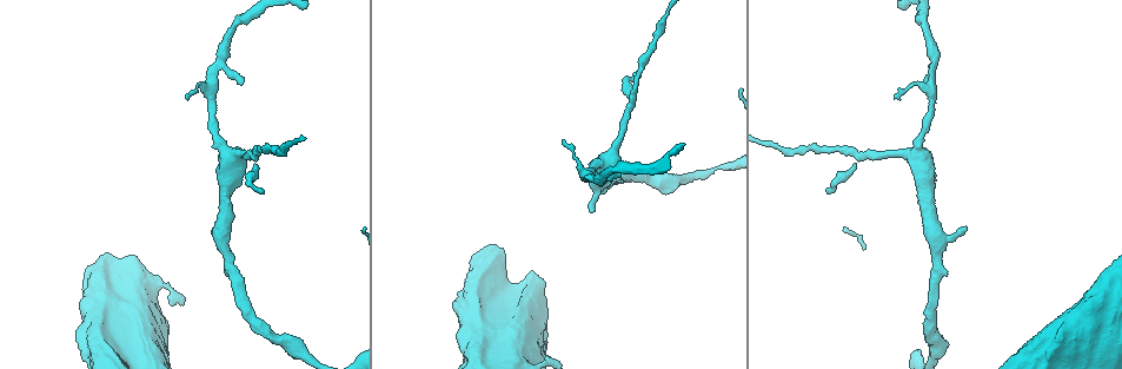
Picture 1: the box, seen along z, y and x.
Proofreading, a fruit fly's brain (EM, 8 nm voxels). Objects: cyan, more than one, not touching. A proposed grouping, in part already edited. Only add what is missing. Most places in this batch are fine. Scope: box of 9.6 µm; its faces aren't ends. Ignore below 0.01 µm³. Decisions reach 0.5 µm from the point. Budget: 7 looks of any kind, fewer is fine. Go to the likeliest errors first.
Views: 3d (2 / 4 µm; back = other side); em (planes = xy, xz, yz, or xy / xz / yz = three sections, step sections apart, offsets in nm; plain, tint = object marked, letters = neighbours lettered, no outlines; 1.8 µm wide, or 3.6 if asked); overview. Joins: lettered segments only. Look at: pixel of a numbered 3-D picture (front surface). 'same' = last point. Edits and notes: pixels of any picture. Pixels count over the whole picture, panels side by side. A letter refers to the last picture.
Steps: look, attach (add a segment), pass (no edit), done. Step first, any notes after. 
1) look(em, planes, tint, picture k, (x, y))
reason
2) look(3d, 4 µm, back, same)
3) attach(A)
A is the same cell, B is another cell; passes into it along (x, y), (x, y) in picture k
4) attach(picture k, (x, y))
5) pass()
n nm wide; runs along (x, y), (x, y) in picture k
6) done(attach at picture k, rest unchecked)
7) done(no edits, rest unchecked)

look(3d, 4 µm, picture 1, (264, 192))
free end

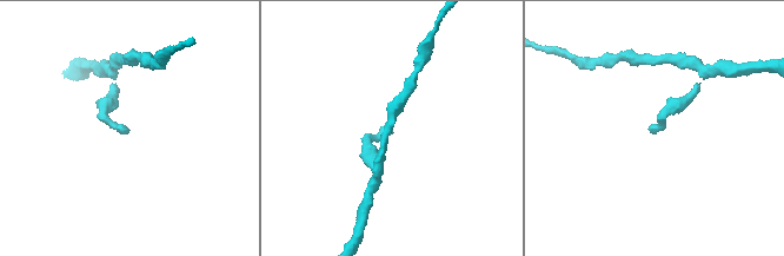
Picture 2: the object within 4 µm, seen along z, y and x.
look(em, xy, step 16, letters, picture 2, (392, 133))

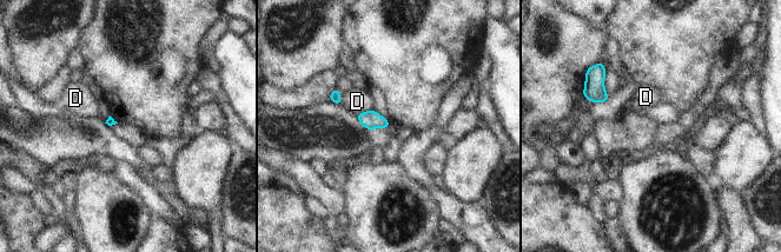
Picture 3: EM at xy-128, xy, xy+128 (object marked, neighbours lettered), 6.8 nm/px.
pass()
D is another cell; border along (372, 108), (355, 114) in picture 3; none of them fits

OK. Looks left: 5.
look(em, xz, step 16, letters, picture 1, (242, 82))

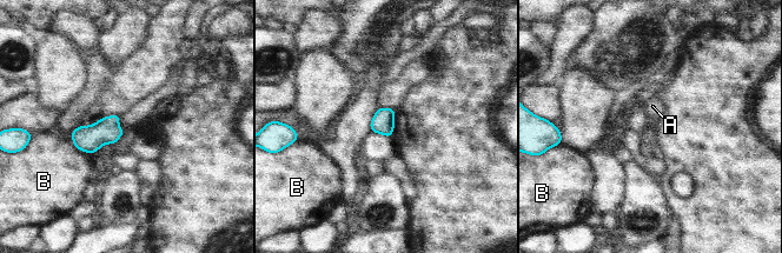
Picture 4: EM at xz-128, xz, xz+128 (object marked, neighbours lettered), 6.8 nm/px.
look(em, planes, letters, same)
another direction

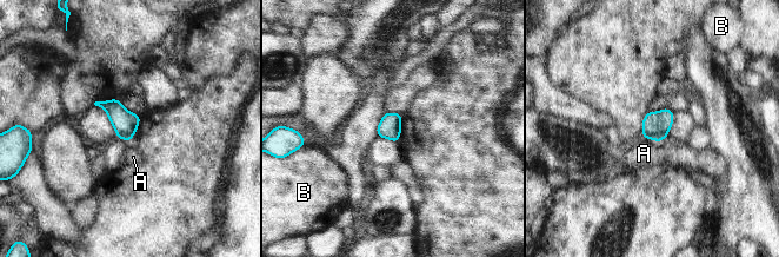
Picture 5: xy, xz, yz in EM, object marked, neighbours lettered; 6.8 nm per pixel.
pass()
160 nm wide; A and B are other cells; border along (643, 137), (660, 142) in picture 5; none of them fits

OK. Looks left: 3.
look(em, xz, step 4, letters, picture 1, (966, 230))
free end

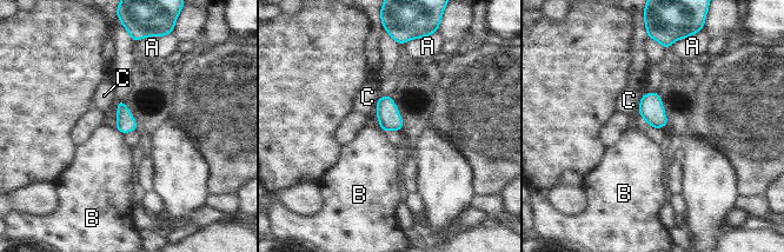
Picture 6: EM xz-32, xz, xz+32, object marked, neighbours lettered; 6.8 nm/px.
look(em, planes, letters, same)
cut it another way

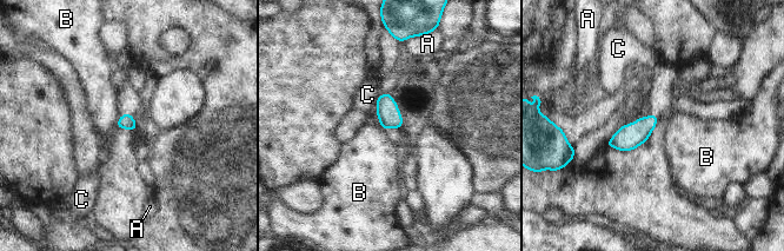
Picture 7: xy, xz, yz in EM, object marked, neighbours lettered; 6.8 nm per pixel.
pass()
A, B and C are other cells; border along (117, 119), (118, 127) in picture 7; none of them fits

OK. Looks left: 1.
done(no edits, rest unchecked)

